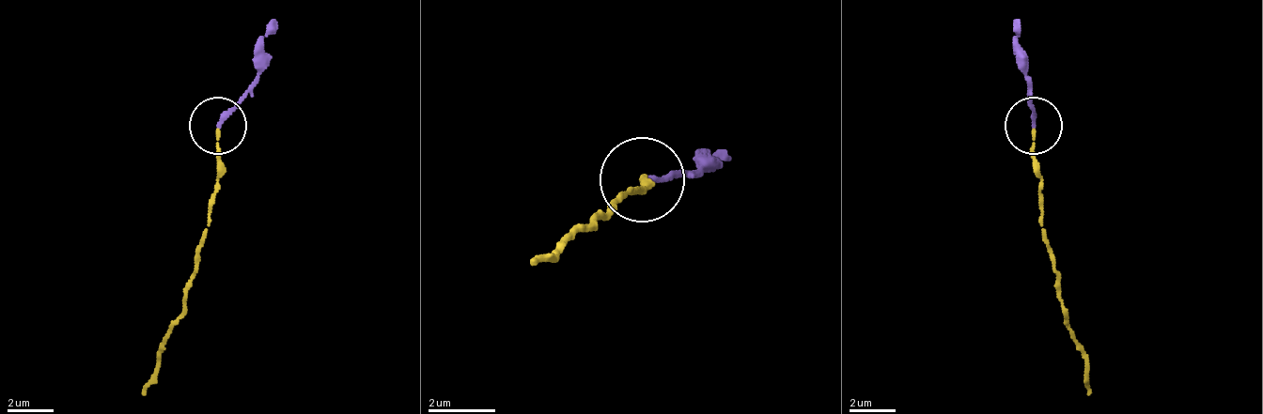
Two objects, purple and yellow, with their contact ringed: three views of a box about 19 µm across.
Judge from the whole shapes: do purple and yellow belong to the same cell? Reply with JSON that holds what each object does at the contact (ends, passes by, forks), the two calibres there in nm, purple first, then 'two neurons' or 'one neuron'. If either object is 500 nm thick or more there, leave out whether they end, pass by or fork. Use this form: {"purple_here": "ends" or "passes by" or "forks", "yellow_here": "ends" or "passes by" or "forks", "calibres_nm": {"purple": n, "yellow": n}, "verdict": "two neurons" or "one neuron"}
{"purple_here": "ends", "yellow_here": "ends", "calibres_nm": {"purple": 190, "yellow": 120}, "verdict": "two neurons"}

